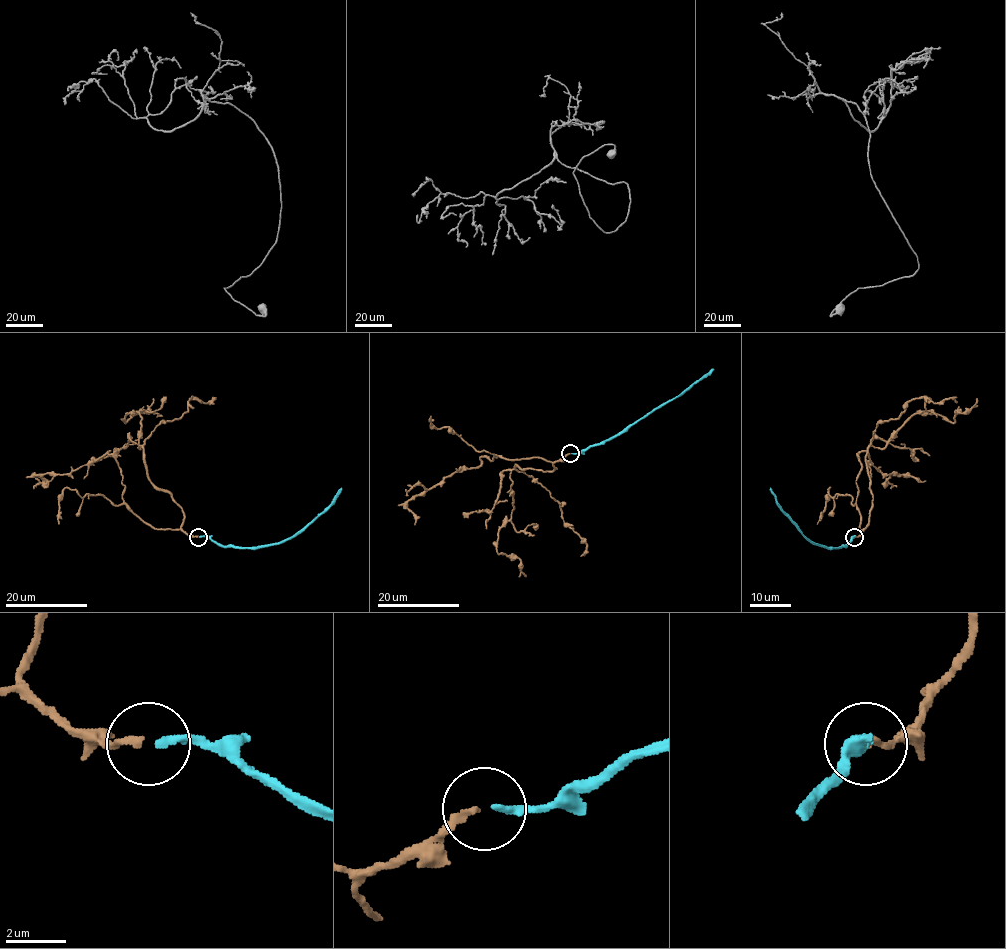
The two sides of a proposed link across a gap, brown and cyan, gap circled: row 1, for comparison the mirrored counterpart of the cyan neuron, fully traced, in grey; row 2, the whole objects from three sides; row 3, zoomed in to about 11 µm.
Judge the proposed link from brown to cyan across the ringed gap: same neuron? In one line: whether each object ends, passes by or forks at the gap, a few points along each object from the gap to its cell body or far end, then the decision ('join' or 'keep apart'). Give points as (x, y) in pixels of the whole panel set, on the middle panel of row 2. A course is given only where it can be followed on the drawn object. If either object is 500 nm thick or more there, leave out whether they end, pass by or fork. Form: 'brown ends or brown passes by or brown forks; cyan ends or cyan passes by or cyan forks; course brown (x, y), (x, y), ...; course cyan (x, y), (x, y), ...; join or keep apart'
brown ends; cyan ends; course brown (570, 453), (552, 471), (512, 470), (513, 510), (496, 550), (520, 559), (526, 575); course cyan (571, 453), (581, 453), (595, 444), (612, 439), (676, 398), (713, 369); join

